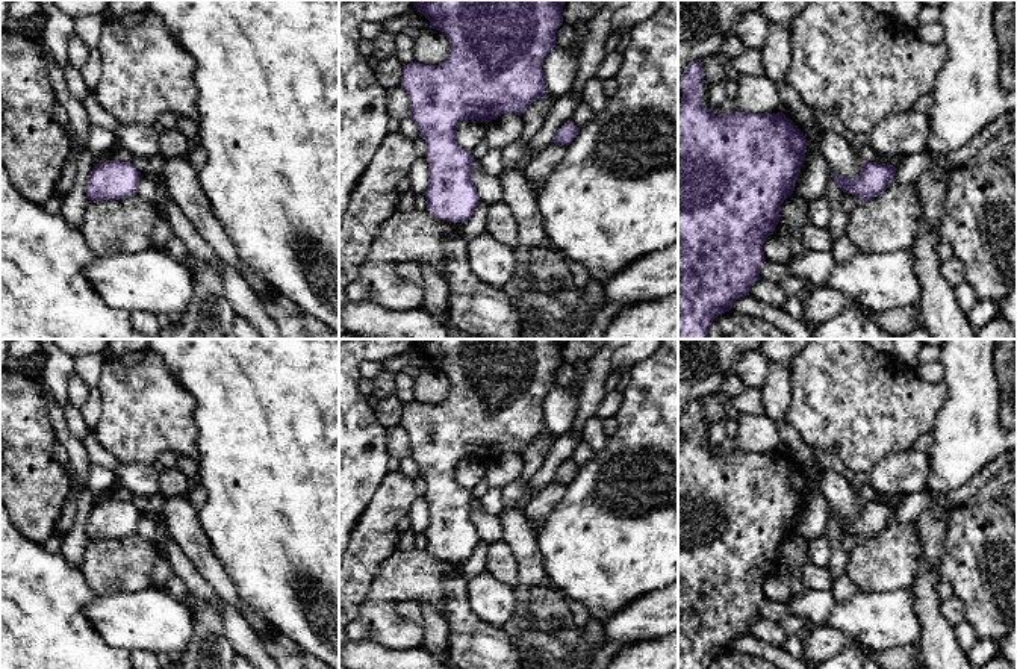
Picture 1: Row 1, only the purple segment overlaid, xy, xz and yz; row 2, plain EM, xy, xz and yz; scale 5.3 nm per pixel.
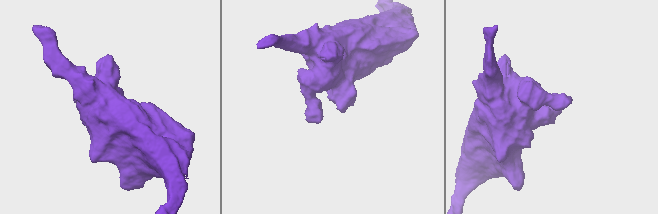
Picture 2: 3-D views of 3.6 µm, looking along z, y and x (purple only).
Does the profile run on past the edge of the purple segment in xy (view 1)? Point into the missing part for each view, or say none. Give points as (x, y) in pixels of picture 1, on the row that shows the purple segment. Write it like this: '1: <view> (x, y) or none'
1: none

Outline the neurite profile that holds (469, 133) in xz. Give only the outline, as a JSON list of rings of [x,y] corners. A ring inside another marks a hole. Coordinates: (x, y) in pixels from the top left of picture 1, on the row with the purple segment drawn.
[[[477,120],[462,121],[456,129],[456,142],[459,147],[471,151],[486,138],[486,132],[486,123]]]

